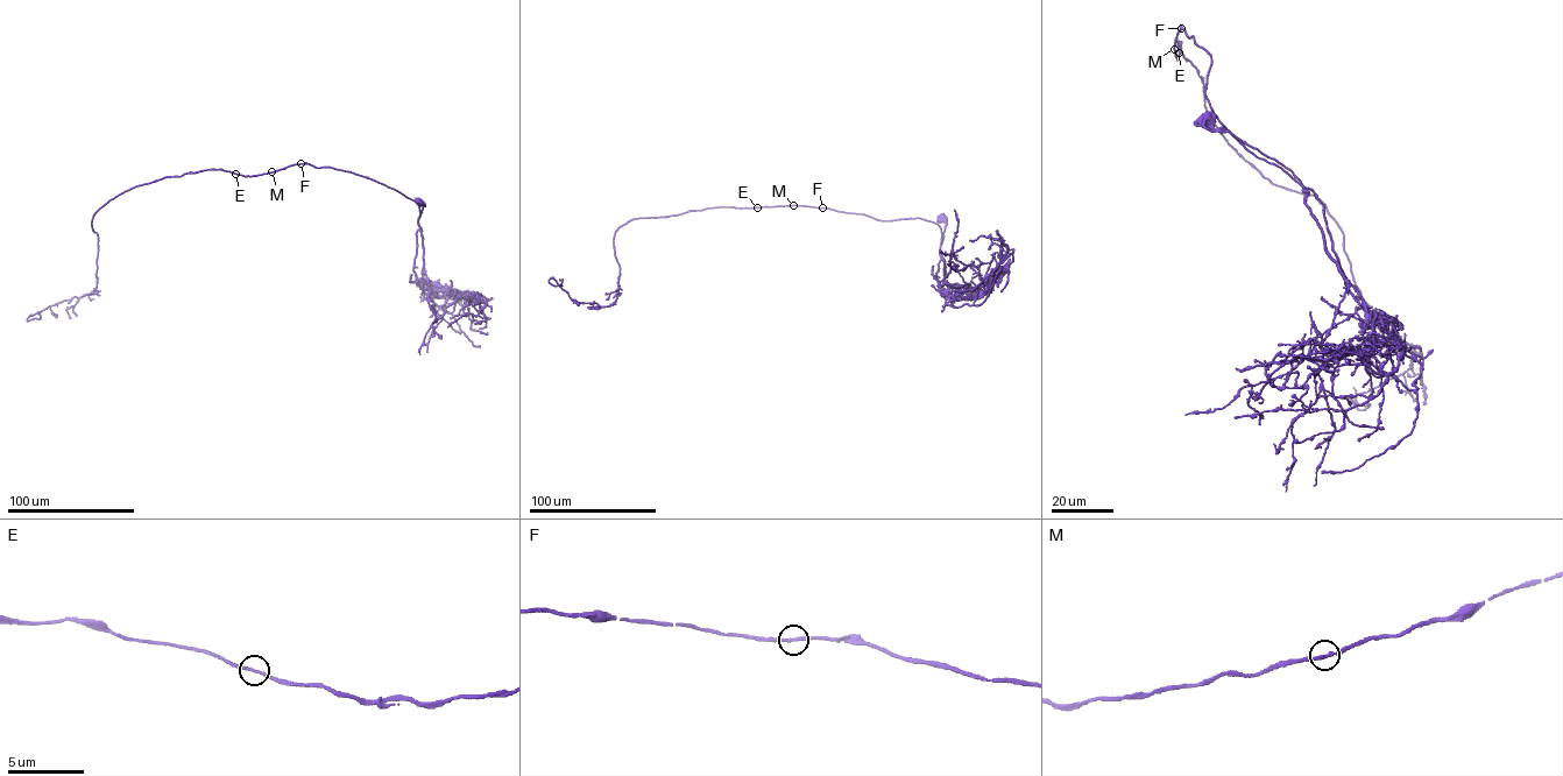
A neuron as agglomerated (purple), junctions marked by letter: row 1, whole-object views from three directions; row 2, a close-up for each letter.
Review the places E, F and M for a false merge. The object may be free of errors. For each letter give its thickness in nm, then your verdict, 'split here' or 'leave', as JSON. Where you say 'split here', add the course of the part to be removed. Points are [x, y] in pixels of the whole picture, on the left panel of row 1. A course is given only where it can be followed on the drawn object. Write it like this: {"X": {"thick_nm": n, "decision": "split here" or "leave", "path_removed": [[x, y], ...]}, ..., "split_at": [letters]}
{"E": {"thick_nm": 190, "decision": "leave"}, "F": {"thick_nm": 200, "decision": "leave"}, "M": {"thick_nm": 220, "decision": "leave"}, "split_at": []}

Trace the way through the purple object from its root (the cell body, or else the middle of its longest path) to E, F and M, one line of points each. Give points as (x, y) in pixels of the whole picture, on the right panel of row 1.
E: (1206, 120), (1275, 160), (1305, 190), (1217, 118), (1204, 94), (1210, 55), (1182, 28), (1180, 51)
F: (1206, 120), (1275, 160), (1305, 190), (1254, 156), (1217, 118), (1204, 94), (1210, 55), (1181, 28)
M: (1206, 120), (1275, 160), (1305, 190), (1254, 156), (1217, 118), (1204, 94), (1210, 55), (1182, 28), (1174, 49)

